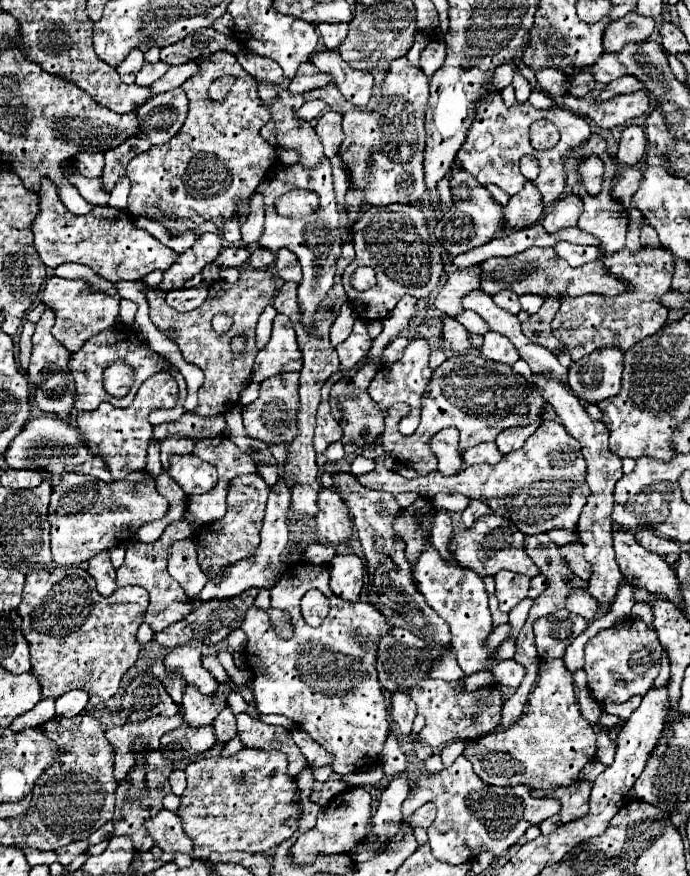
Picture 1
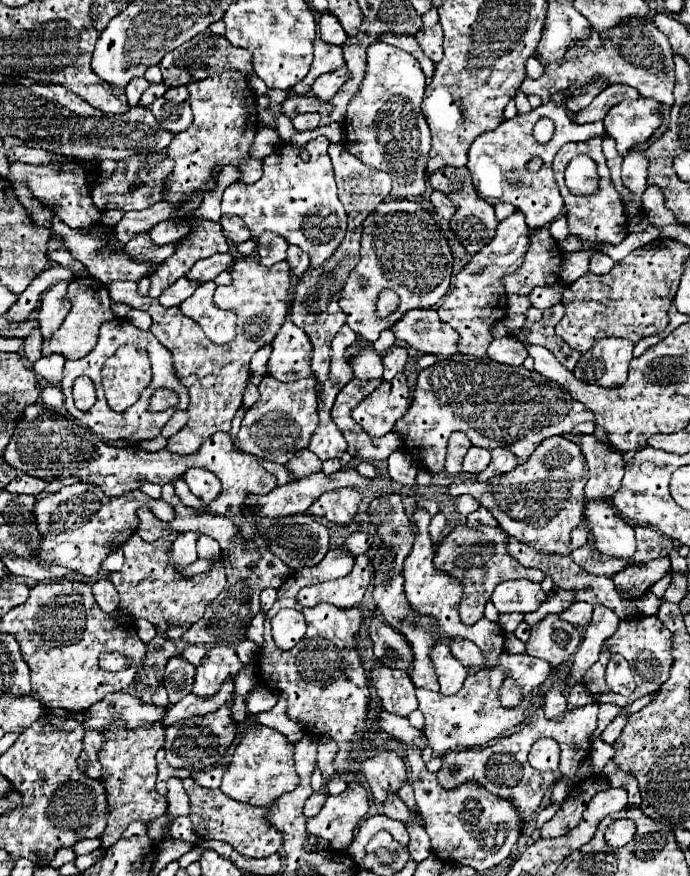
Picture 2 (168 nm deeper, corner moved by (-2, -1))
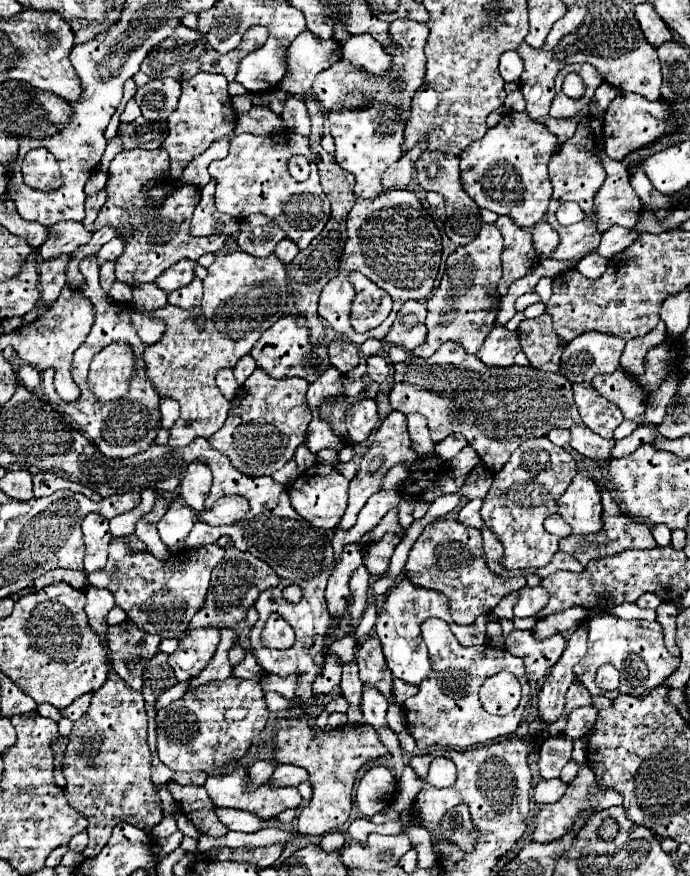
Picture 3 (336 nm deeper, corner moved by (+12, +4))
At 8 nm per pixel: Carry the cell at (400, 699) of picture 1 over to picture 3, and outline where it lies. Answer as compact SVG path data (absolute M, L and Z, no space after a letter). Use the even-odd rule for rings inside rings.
M370 636L362 642L362 648L356 656L356 664L360 668L362 682L374 684L390 700L392 698L392 672L388 670L384 662L382 646L376 636Z

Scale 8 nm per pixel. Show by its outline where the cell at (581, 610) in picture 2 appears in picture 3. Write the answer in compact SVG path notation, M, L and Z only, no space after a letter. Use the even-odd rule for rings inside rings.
M570 608L570 610L562 610L562 612L556 612L556 614L550 614L546 616L544 620L540 620L534 628L532 628L532 634L536 640L546 640L554 634L562 634L566 630L572 630L576 628L576 624L580 624L582 620L590 618L596 610L584 610L584 608Z

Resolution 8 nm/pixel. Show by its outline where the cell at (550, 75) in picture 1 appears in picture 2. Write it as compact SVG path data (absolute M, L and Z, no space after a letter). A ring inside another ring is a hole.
M530 57L528 59L528 63L526 63L526 75L528 77L532 77L532 79L538 79L538 77L542 77L544 75L544 65L536 59L536 57Z

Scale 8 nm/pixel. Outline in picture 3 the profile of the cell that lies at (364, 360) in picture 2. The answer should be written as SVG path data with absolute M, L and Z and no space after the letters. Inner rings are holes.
M332 340L330 346L330 360L332 360L332 366L336 370L340 370L342 374L346 374L348 370L356 368L358 366L358 360L360 360L360 350L354 342L346 342L346 340Z

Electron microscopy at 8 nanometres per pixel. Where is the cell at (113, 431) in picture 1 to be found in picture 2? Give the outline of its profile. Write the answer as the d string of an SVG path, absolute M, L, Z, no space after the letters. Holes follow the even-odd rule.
M156 389L152 399L150 399L150 411L158 413L158 411L166 411L170 407L176 407L178 405L178 393L176 391L170 391L170 389Z

